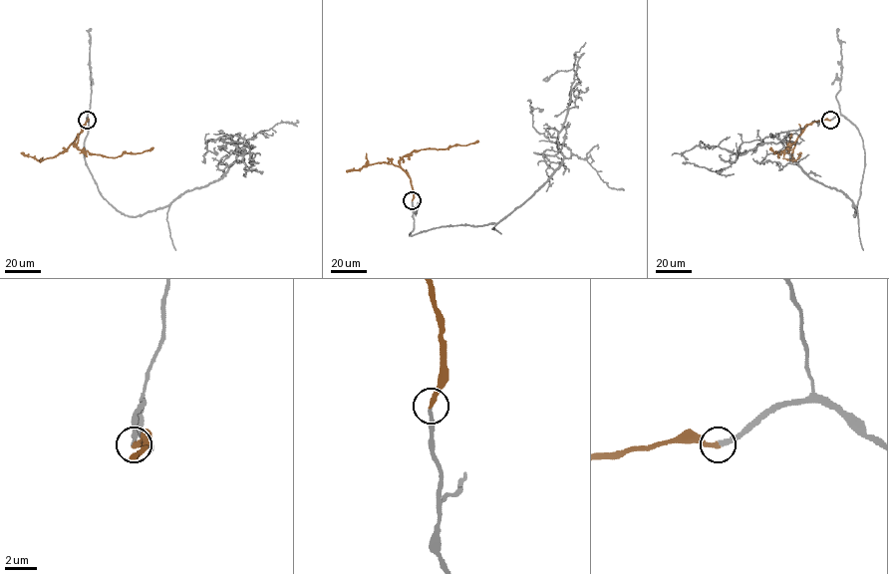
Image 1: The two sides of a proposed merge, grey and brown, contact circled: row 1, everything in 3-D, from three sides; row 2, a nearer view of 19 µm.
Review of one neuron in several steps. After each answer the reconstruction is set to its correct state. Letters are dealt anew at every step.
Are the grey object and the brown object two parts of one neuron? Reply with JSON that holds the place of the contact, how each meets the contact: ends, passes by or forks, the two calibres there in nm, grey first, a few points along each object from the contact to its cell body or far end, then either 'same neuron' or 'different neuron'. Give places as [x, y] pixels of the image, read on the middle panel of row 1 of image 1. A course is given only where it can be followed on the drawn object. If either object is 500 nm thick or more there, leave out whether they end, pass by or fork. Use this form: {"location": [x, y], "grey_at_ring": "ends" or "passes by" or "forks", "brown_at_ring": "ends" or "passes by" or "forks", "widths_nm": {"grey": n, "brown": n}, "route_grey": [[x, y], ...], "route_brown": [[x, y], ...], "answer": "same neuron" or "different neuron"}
{"location": [412, 200], "grey_at_ring": "ends", "brown_at_ring": "ends", "widths_nm": {"grey": 240, "brown": 280}, "route_grey": [[412, 200], [410, 235], [497, 223], [526, 200], [564, 158], [558, 134], [578, 82], [571, 69], [547, 79]], "route_brown": [[412, 200], [411, 180], [400, 166], [404, 155], [415, 149], [445, 148], [478, 141]], "answer": "same neuron"}

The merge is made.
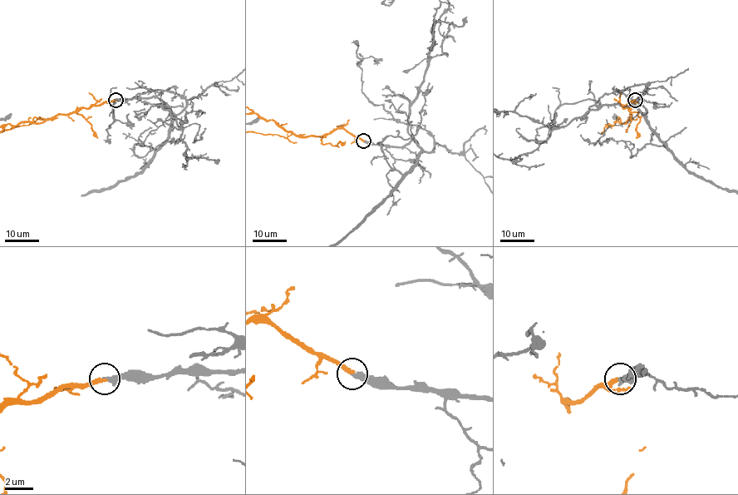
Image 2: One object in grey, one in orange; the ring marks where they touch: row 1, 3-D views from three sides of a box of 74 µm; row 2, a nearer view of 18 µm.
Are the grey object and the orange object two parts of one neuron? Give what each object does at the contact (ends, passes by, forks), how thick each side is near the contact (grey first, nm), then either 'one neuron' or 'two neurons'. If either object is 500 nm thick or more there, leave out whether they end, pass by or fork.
grey ends; orange ends; calibres 360 and 280 nm; one neuron

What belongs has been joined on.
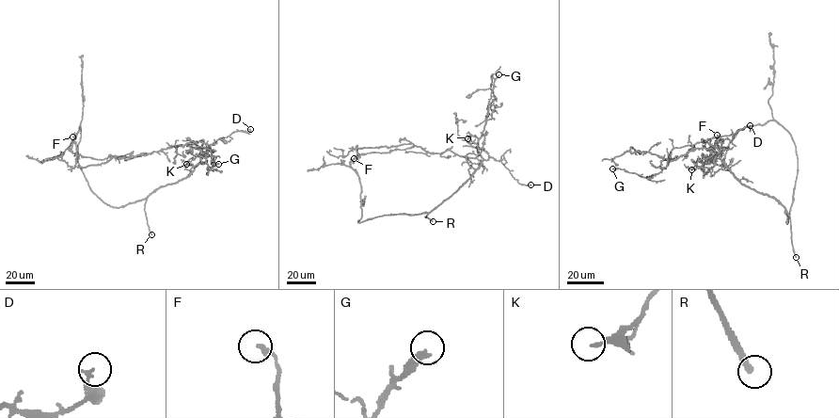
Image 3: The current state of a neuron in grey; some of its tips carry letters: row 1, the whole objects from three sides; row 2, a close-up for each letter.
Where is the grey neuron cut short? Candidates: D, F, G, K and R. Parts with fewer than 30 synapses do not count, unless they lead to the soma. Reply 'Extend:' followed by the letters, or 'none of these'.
Extend: R

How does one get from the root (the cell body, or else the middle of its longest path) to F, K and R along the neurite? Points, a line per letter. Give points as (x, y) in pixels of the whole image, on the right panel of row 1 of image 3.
F: (783, 207), (743, 184), (713, 148), (716, 144), (706, 148), (707, 158), (699, 159), (704, 172), (717, 135)
K: (783, 207), (775, 199), (743, 184), (716, 152), (700, 160), (691, 169)
R: (783, 207), (790, 217), (796, 257)

